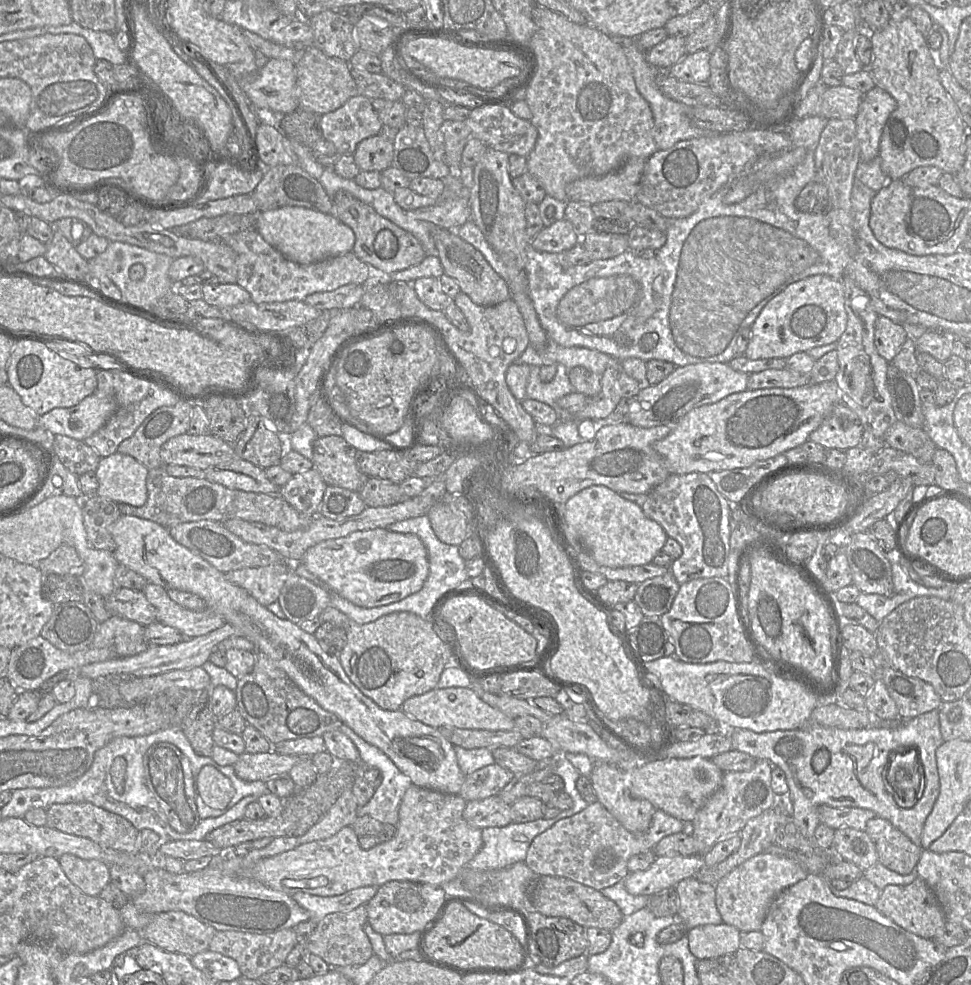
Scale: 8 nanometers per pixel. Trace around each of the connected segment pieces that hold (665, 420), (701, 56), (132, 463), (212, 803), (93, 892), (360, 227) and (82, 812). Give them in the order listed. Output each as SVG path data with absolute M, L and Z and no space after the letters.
M719 362L676 367L660 383L642 385L636 403L624 421L643 428L675 425L684 415L696 407L713 404L731 394L747 390L749 375L734 370L728 363Z
M707 49L687 54L667 71L673 77L691 83L705 84L709 80L711 52Z
M114 453L101 458L96 475L99 482L95 495L117 504L143 506L148 498L148 469L130 455Z
M211 765L199 771L197 790L205 804L213 809L223 809L235 795L231 780Z
M64 854L58 858L58 862L72 884L88 896L98 897L110 883L110 866L101 861Z
M346 191L334 196L334 215L349 226L355 234L352 252L363 262L384 273L394 273L413 267L425 258L421 242L410 232L378 214L373 207Z
M90 802L53 804L47 810L47 826L87 838L98 845L126 853L141 853L141 833L124 817Z

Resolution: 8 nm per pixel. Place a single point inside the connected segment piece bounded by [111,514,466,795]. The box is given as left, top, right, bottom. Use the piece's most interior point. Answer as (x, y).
(421, 752)

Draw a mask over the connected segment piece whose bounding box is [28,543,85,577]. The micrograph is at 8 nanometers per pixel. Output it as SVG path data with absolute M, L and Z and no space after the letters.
M66 543L61 544L56 548L47 558L41 560L38 564L28 564L36 565L43 573L56 573L61 575L72 575L77 577L82 577L85 571L85 564L83 560L78 555L76 549Z

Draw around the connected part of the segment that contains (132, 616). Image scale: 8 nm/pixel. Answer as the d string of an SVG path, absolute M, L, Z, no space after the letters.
M118 587L114 593L104 598L104 603L112 616L120 616L143 626L157 621L155 608L142 591Z

